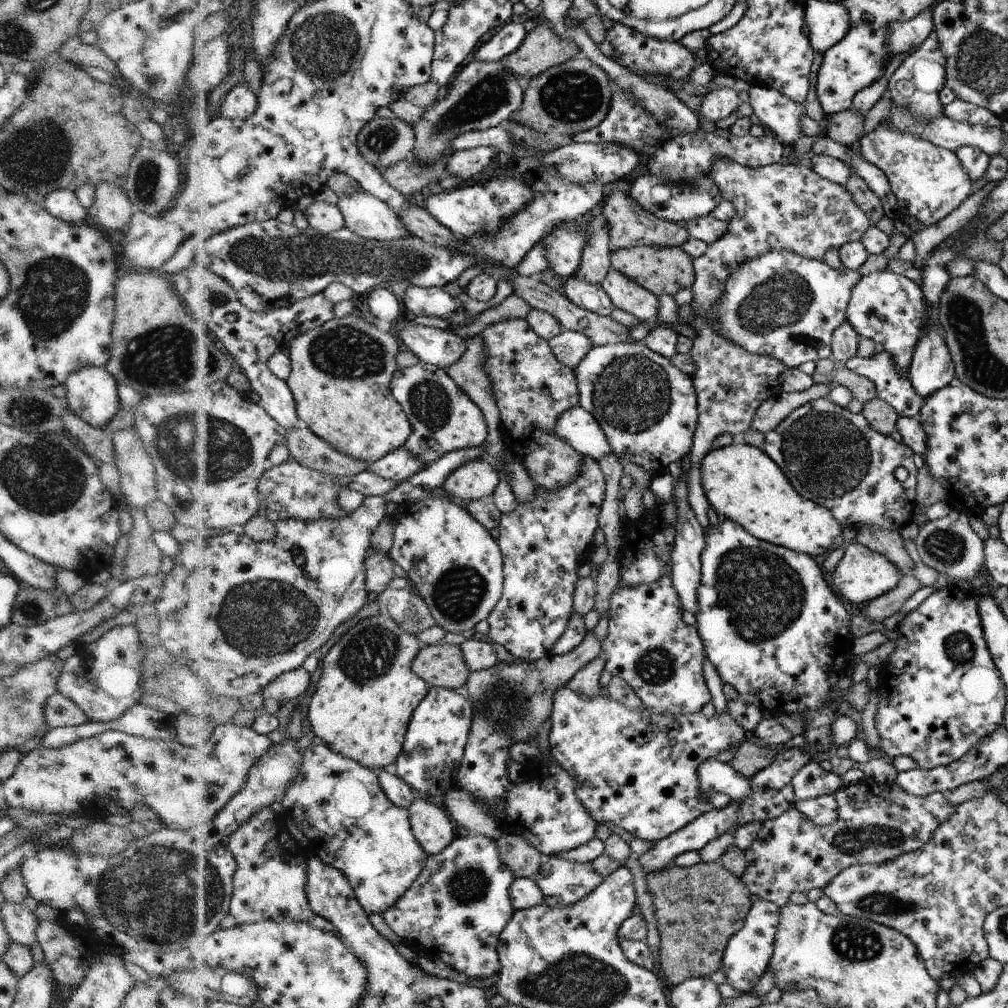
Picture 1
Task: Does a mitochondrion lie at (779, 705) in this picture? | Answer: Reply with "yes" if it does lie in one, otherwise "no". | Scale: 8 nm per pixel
no

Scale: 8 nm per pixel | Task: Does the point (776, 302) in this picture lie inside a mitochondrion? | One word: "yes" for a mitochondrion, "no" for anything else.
yes

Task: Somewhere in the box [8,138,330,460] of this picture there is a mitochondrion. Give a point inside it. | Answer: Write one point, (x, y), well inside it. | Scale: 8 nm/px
(55, 291)

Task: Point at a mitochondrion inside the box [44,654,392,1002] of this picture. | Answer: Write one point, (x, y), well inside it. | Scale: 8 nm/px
(158, 891)

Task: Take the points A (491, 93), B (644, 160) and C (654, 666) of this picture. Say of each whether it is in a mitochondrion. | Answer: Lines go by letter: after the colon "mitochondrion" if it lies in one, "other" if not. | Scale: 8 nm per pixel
A: mitochondrion
B: other
C: mitochondrion

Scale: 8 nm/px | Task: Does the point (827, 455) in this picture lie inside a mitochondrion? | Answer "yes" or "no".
yes

